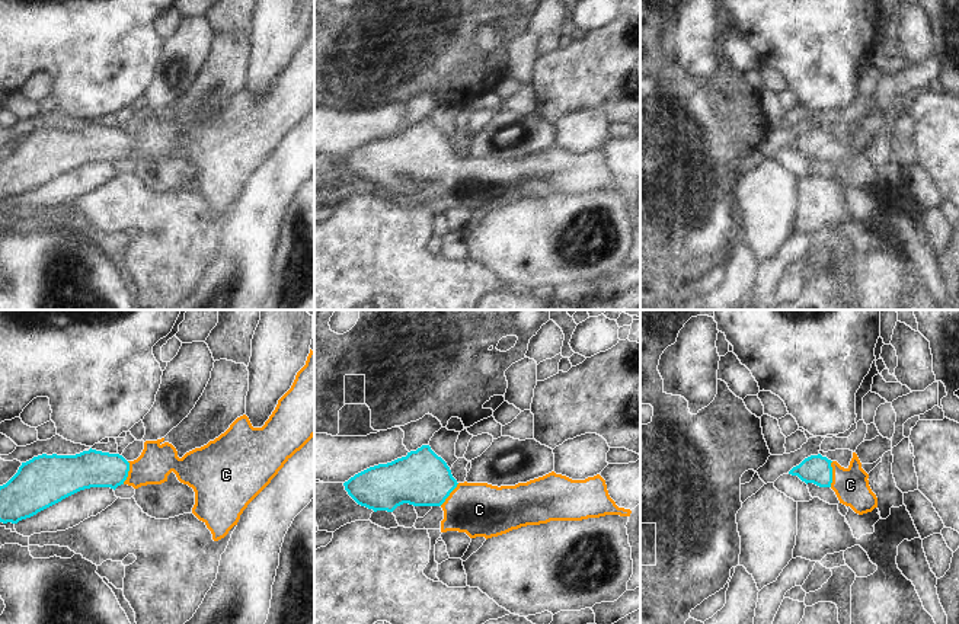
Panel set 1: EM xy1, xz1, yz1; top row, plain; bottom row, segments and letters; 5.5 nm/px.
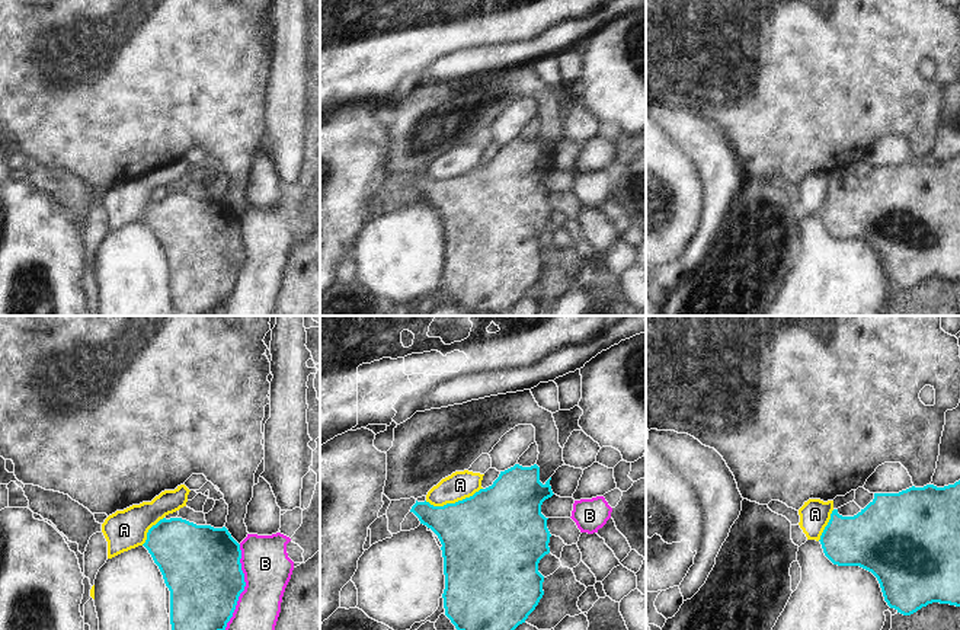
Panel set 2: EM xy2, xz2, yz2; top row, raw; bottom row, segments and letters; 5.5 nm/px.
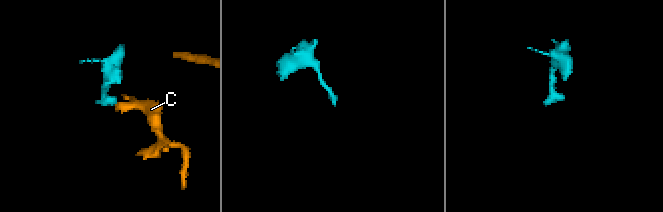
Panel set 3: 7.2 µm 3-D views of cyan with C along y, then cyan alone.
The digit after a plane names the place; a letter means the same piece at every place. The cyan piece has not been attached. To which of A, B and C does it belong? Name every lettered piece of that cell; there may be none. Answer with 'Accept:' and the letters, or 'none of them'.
Accept: C

